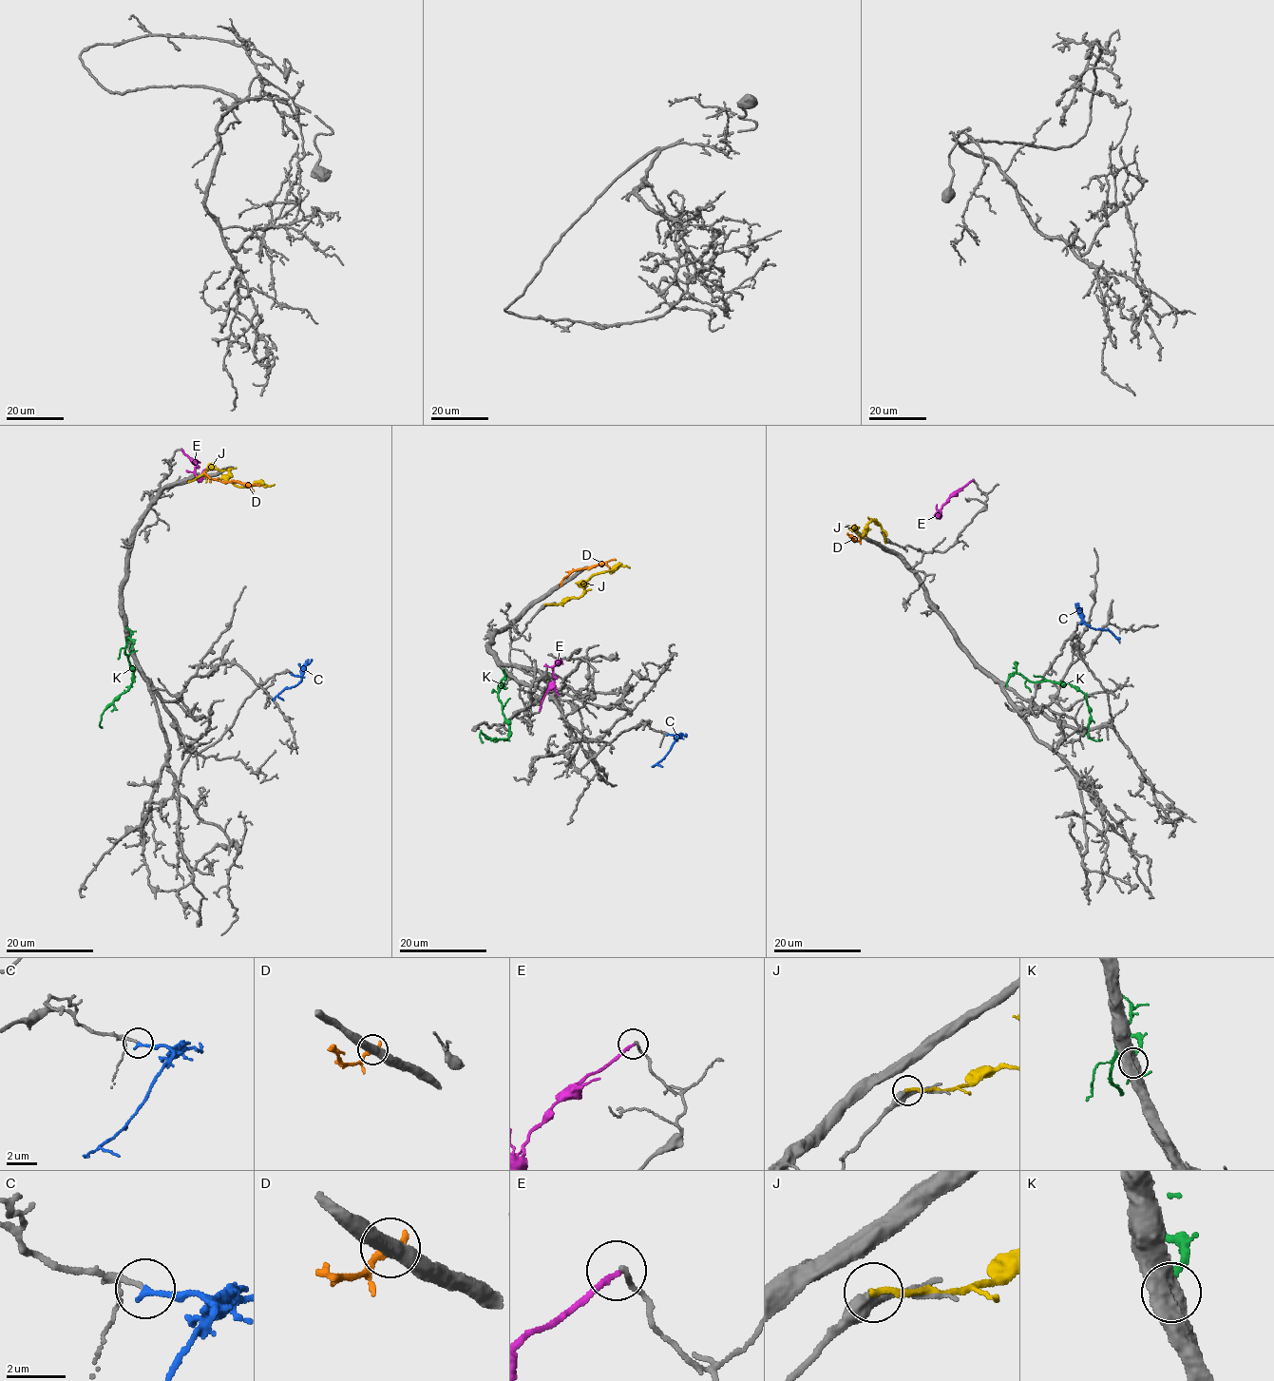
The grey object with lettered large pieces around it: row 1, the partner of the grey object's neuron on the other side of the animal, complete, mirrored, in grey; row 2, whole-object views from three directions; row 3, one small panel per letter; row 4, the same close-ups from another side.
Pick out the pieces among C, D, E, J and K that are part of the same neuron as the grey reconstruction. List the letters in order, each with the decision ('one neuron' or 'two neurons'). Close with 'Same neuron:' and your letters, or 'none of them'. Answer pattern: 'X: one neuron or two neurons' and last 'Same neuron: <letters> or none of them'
C: one neuron
D: two neurons
E: two neurons
J: two neurons
K: two neurons
Same neuron: C

